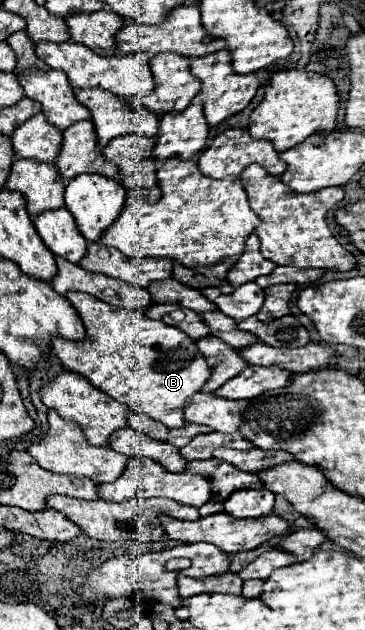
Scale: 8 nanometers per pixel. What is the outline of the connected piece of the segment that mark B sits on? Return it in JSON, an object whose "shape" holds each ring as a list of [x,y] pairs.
{"shape":[[[70,292],[66,298],[76,308],[86,328],[86,338],[80,342],[54,338],[52,348],[62,364],[88,378],[116,402],[126,404],[132,412],[144,412],[168,428],[184,426],[184,408],[212,374],[196,342],[174,326],[146,318],[136,310],[110,306],[92,294]]]}

